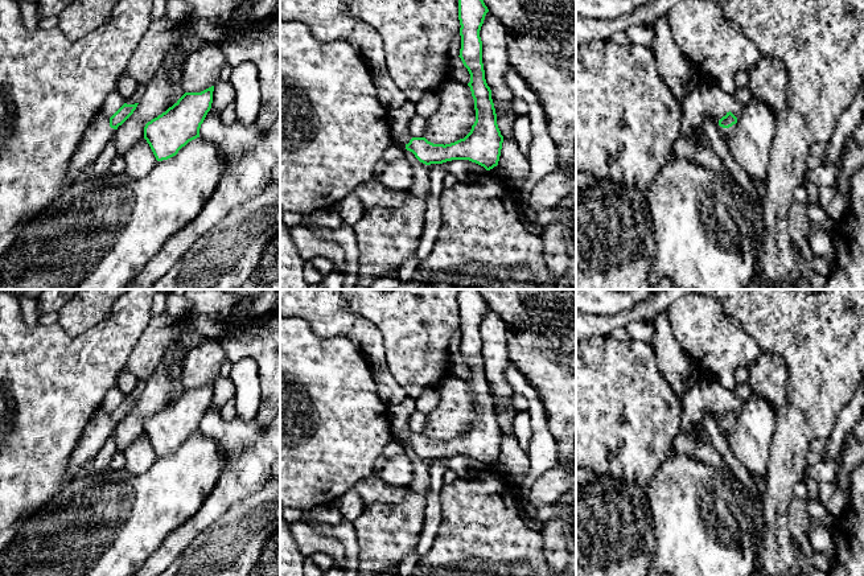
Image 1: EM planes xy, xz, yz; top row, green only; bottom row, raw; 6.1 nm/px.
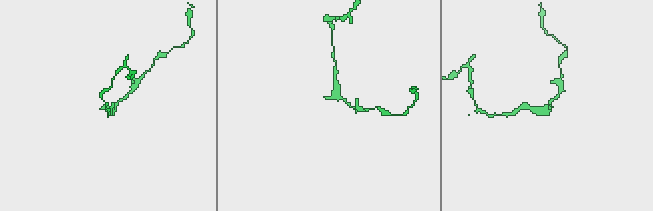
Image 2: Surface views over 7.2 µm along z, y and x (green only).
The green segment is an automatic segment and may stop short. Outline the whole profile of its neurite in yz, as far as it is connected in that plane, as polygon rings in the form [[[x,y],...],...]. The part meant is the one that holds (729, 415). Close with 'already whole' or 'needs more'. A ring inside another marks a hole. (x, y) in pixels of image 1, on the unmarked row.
[[[729,407],[719,416],[720,428],[724,435],[731,433],[736,427],[737,414]]]; needs more

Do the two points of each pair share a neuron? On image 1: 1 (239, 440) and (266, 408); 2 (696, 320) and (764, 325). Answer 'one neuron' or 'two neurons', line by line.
1: two neurons
2: two neurons

